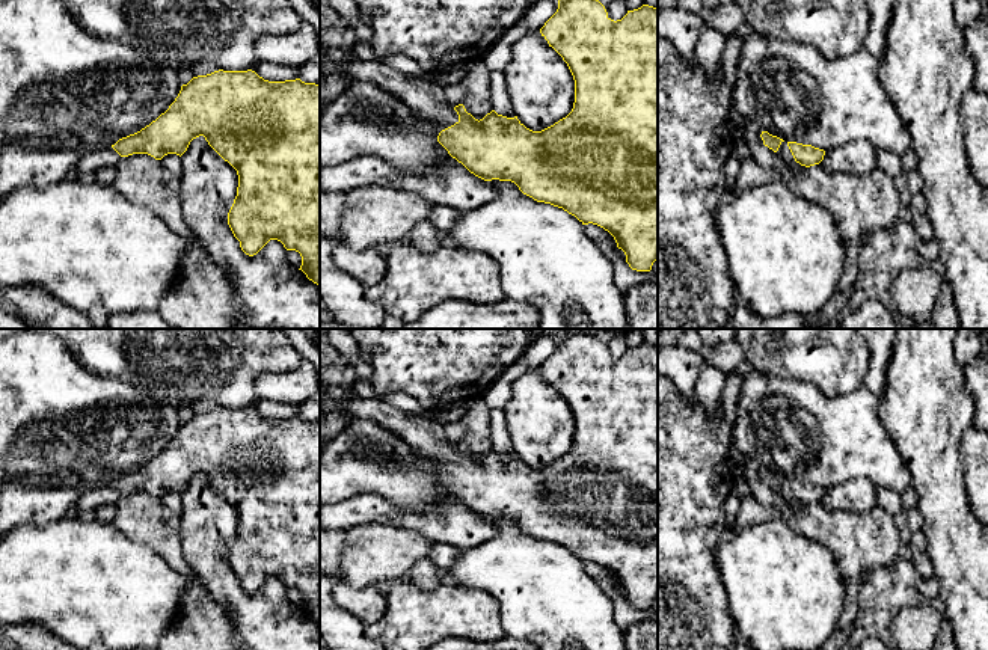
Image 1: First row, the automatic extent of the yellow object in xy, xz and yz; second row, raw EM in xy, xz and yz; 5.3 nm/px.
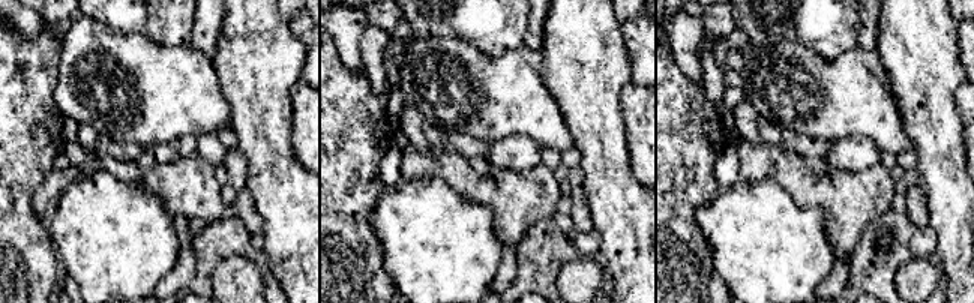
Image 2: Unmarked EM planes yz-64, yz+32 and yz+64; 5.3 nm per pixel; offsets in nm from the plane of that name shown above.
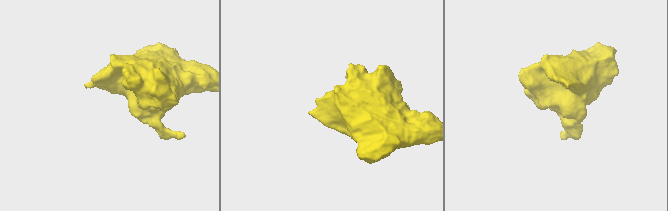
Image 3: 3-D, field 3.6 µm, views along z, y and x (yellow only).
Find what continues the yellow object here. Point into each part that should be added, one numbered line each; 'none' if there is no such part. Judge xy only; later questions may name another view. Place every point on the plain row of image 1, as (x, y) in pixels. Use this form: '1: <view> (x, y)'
1: xy (91, 501)

